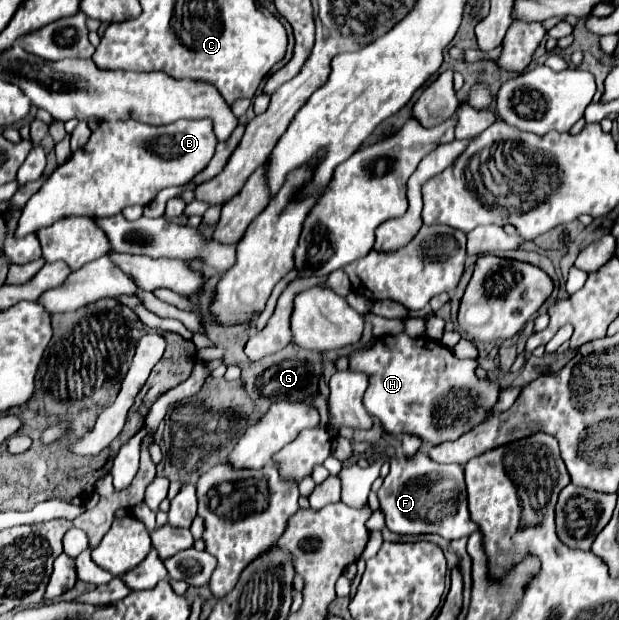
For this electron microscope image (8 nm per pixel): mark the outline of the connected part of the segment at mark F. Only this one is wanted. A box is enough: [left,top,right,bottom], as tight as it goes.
[377,453,477,539]

